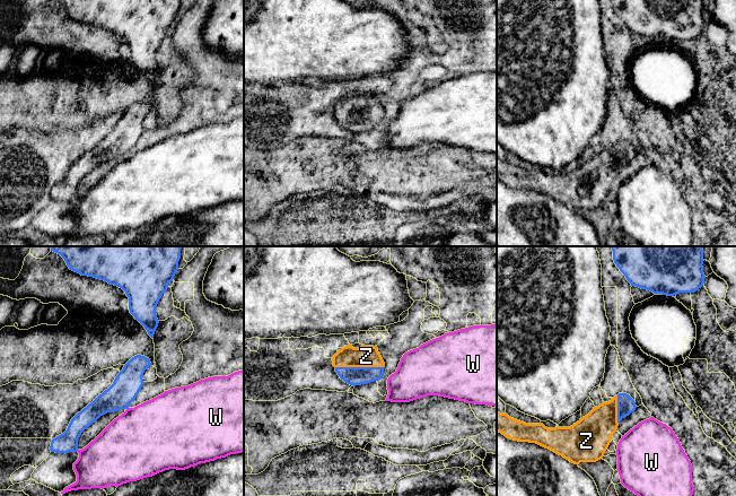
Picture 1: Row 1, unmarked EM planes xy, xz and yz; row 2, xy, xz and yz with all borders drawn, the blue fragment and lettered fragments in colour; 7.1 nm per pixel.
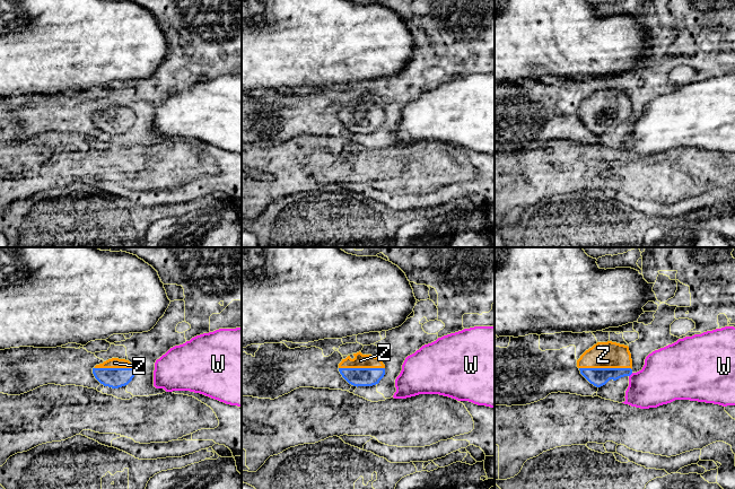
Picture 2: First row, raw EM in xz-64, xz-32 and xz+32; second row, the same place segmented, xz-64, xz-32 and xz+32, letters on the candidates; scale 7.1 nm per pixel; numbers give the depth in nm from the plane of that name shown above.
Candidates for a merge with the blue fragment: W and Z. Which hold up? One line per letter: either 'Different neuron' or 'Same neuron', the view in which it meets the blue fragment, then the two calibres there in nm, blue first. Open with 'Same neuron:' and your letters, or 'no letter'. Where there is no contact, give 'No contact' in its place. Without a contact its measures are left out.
Same neuron: Z
W: Different neuron. No contact
Z: Same neuron. Touches blue in xz. Thickness 130 nm (blue) against 160 nm

